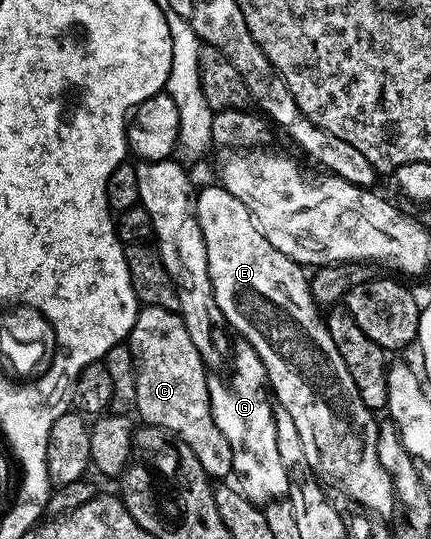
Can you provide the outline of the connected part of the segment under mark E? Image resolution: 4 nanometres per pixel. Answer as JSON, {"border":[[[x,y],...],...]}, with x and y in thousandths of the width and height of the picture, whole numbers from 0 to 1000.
{"border":[[[510,340],[492,341],[480,345],[469,358],[464,353],[455,360],[452,378],[462,421],[471,429],[471,451],[480,451],[480,503],[490,510],[490,532],[497,536],[499,558],[522,586],[524,605],[543,620],[550,616],[548,623],[557,631],[582,636],[582,644],[592,644],[601,666],[610,666],[610,673],[619,681],[631,735],[638,738],[640,750],[661,759],[666,770],[675,770],[675,779],[684,785],[687,796],[694,798],[694,814],[703,814],[703,844],[717,865],[726,868],[726,876],[738,881],[754,876],[768,891],[791,898],[789,905],[807,922],[824,926],[831,939],[845,941],[858,954],[886,963],[903,963],[912,944],[916,952],[923,942],[923,933],[921,920],[912,915],[907,881],[898,881],[898,874],[889,870],[889,859],[879,859],[879,844],[875,842],[875,790],[879,781],[877,776],[865,776],[872,774],[868,761],[856,759],[852,748],[842,748],[842,740],[833,733],[833,718],[824,718],[824,703],[814,703],[814,688],[805,688],[805,673],[796,673],[796,659],[787,659],[787,644],[777,644],[777,629],[768,629],[756,590],[724,551],[722,538],[717,538],[719,516],[712,512],[710,501],[666,473],[657,473],[657,466],[647,466],[638,458],[629,458],[629,451],[619,451],[619,443],[596,423],[596,412],[580,403],[578,388],[564,377],[555,377],[555,369],[545,369],[545,362],[536,362],[536,354],[520,351]]]}

